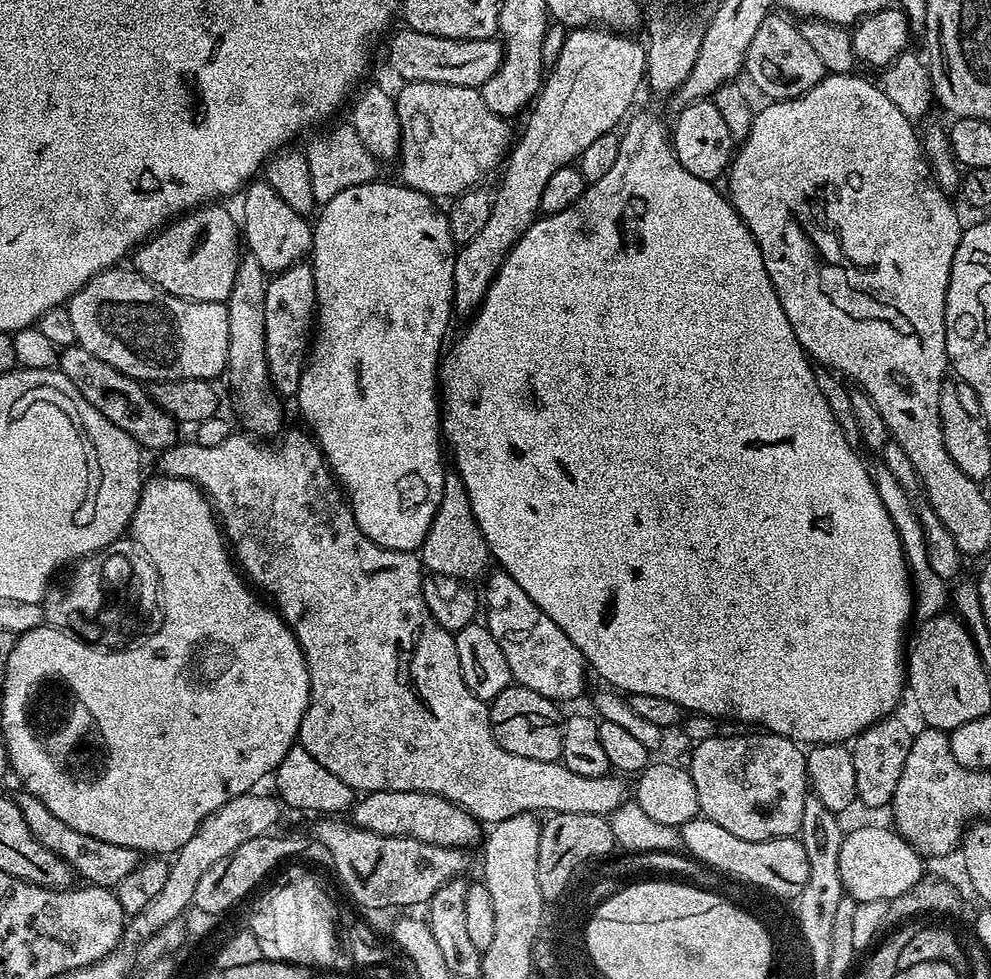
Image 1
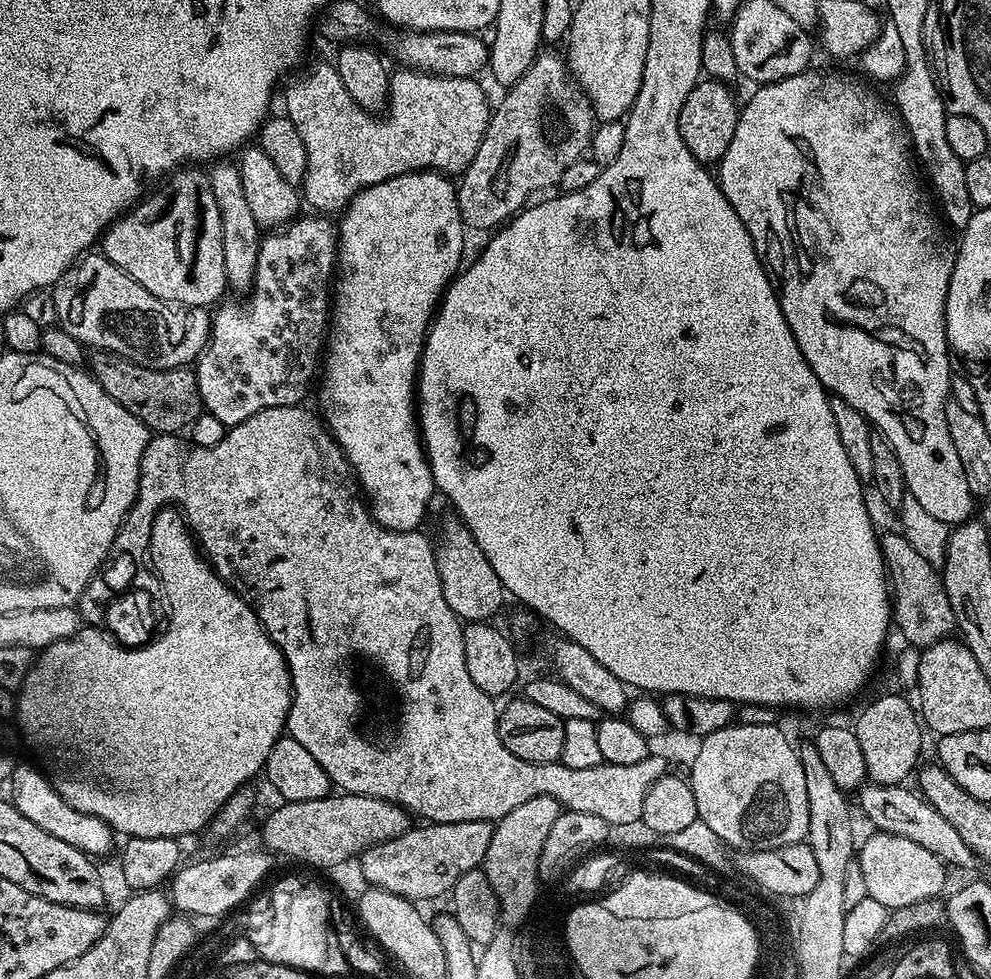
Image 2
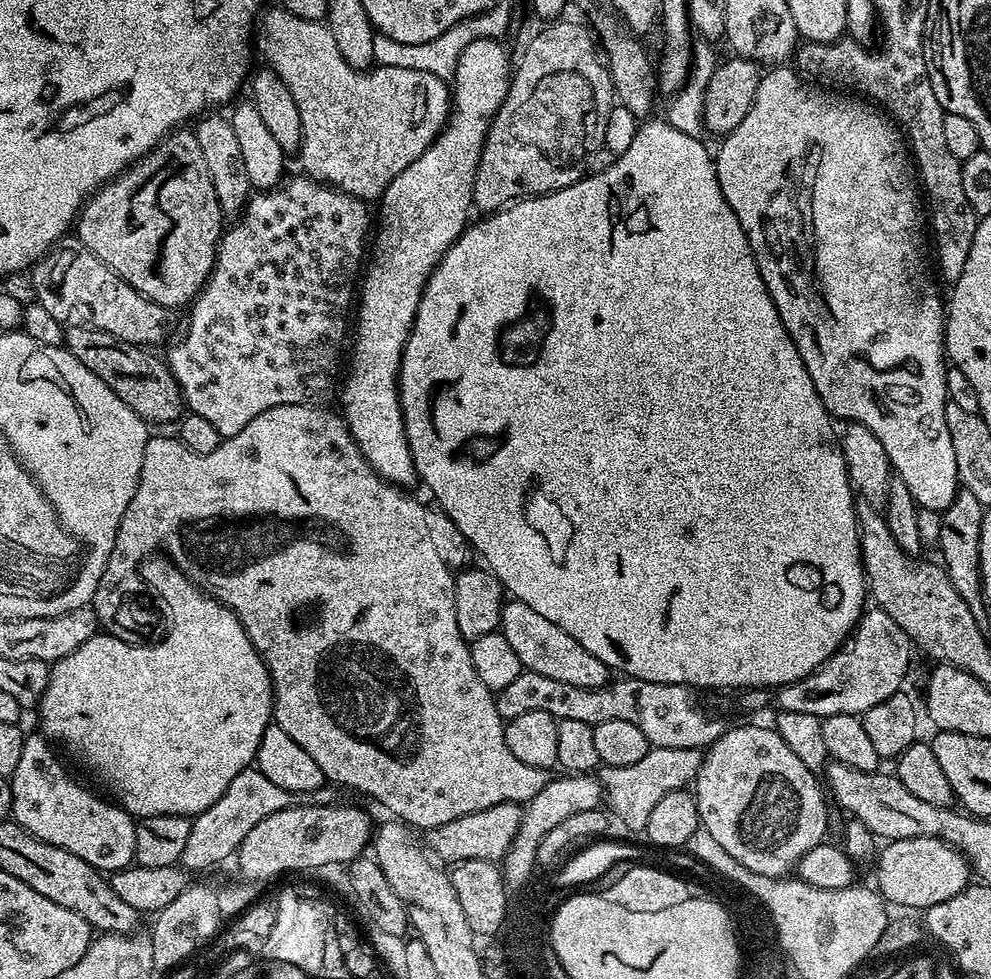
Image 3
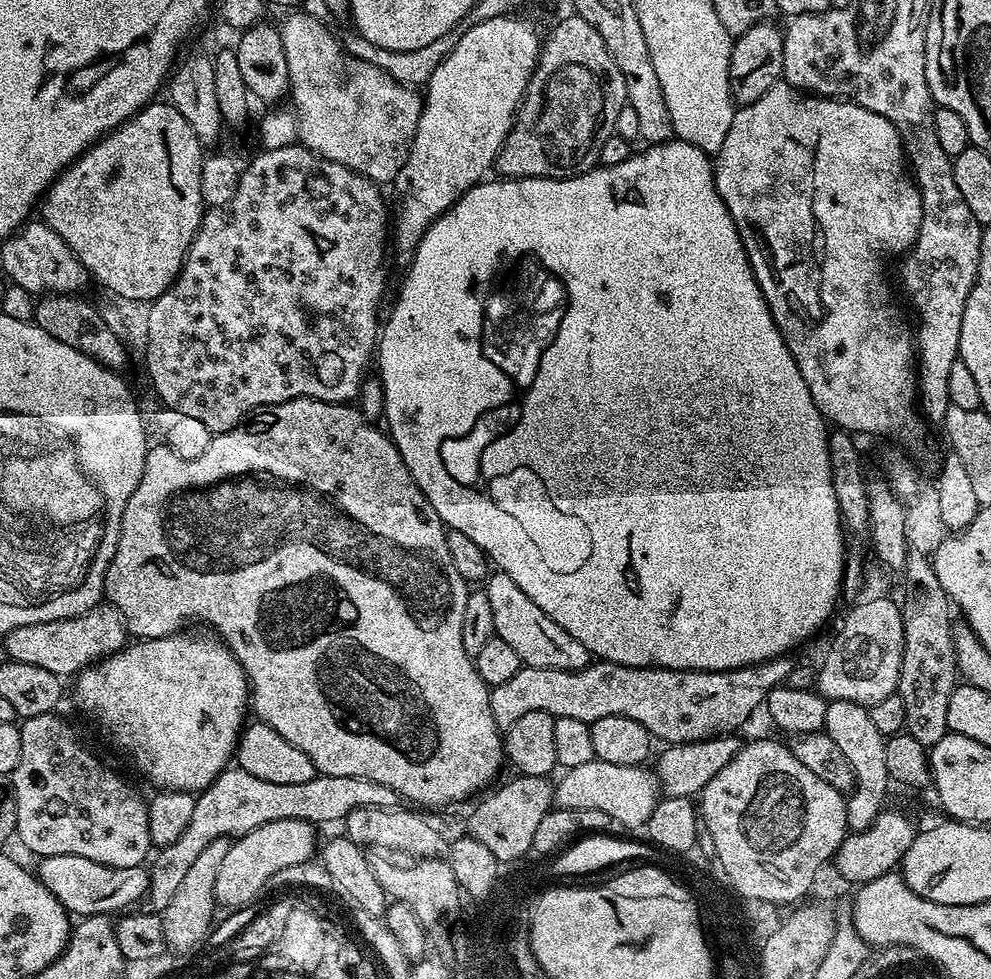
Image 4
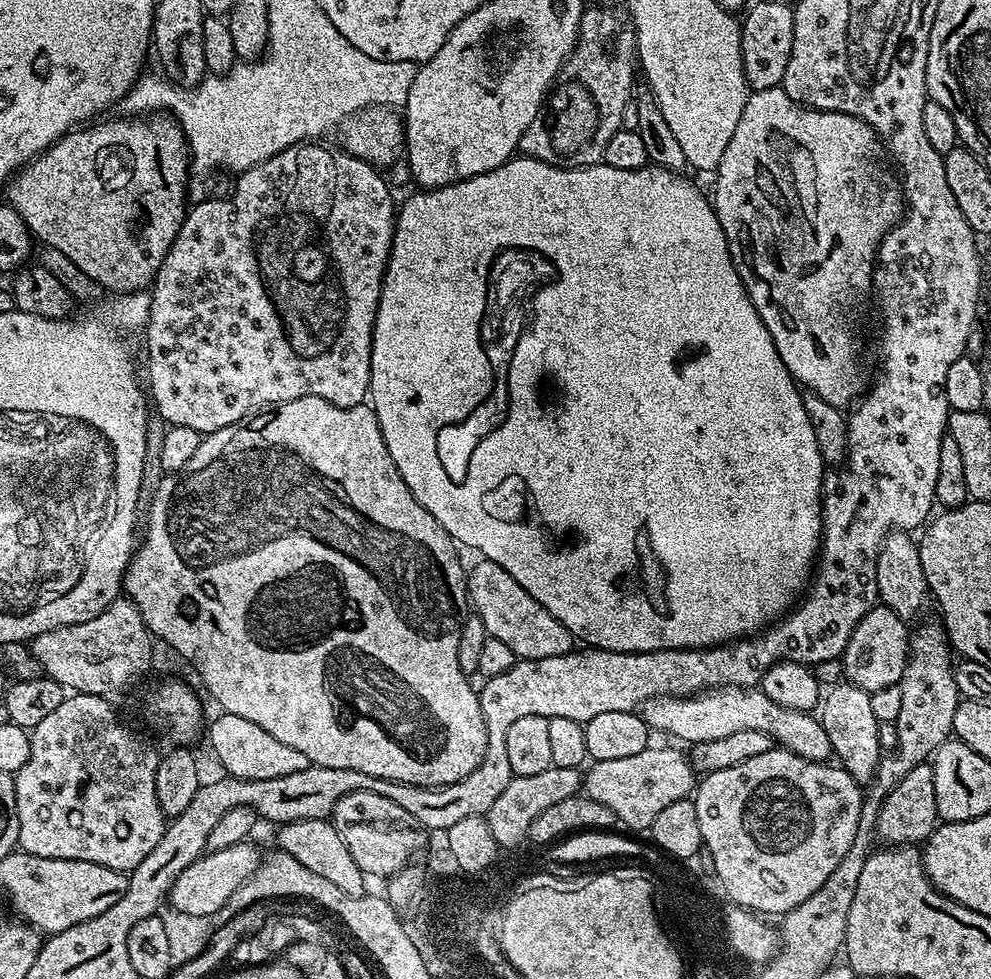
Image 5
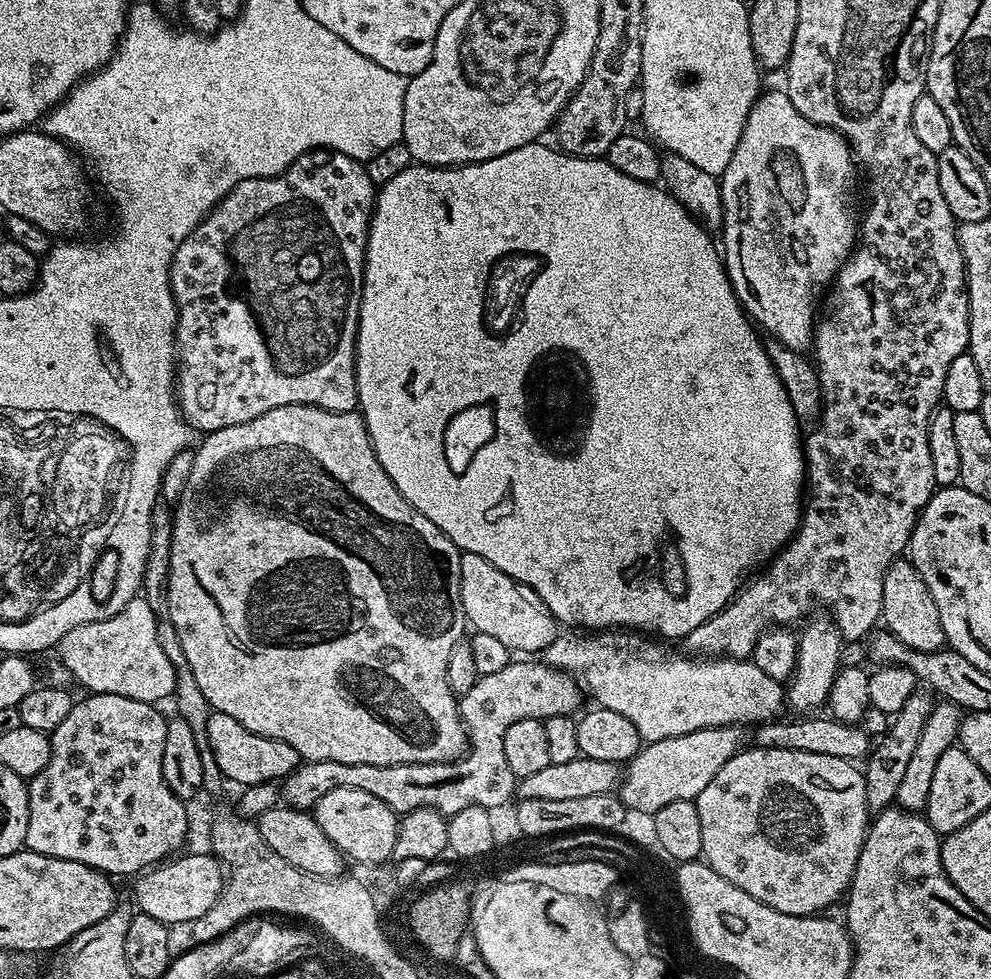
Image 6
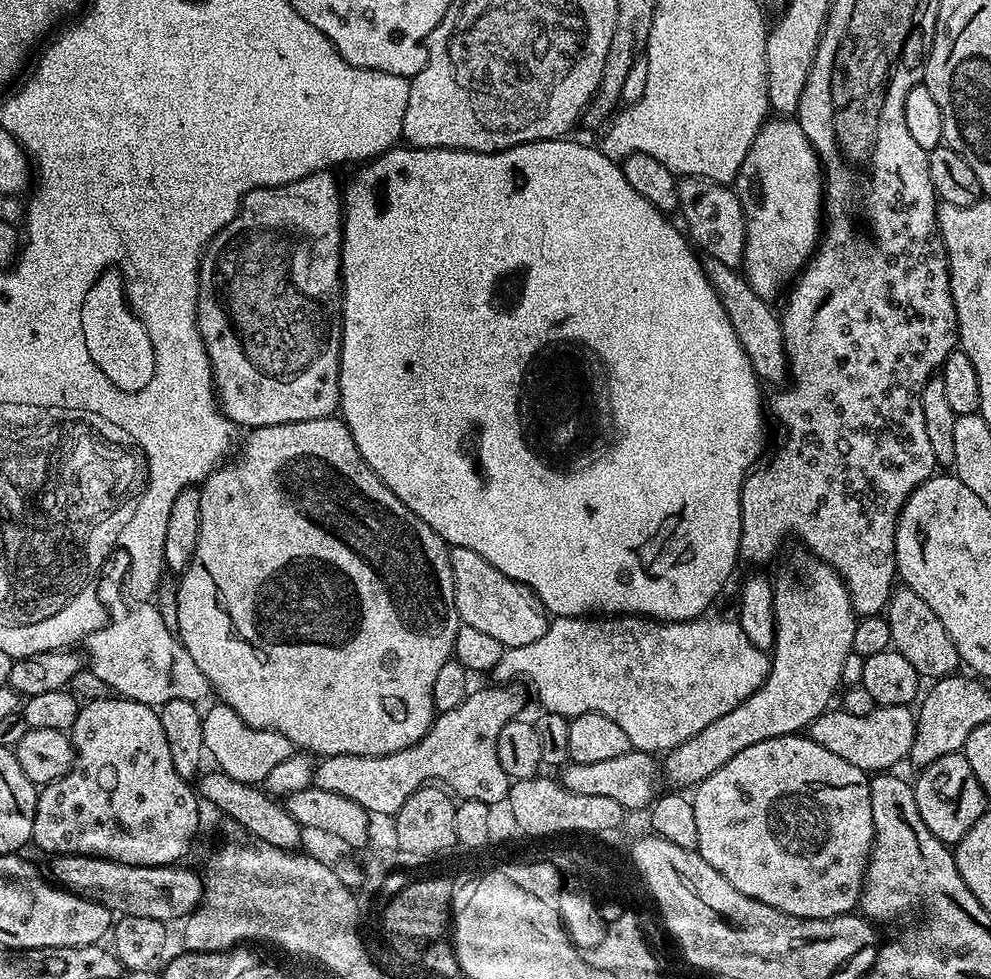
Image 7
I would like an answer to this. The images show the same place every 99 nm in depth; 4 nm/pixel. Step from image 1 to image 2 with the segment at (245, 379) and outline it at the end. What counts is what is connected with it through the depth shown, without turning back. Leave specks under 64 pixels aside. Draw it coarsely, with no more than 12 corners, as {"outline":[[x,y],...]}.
{"outline":[[239,163],[207,169],[228,288],[247,293],[262,229],[242,190]]}

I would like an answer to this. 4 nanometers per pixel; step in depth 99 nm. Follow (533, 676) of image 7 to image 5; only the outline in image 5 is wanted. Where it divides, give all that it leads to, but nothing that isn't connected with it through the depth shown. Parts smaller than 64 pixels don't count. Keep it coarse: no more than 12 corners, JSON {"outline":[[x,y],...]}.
{"outline":[[759,687],[710,688],[642,705],[649,729],[714,742],[763,730],[807,760],[832,756],[815,715]]}

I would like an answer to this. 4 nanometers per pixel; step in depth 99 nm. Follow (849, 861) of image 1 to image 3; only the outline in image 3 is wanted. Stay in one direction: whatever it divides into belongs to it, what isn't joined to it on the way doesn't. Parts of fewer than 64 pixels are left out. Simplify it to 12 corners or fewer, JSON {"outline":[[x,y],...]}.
{"outline":[[938,838],[879,849],[892,906],[926,910],[969,887],[970,865]]}

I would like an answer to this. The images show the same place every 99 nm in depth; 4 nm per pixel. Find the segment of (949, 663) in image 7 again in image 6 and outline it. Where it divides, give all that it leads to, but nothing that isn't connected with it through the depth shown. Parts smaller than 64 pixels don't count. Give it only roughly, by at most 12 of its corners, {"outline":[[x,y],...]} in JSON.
{"outline":[[911,559],[882,586],[882,624],[910,650],[945,647],[938,606]]}

